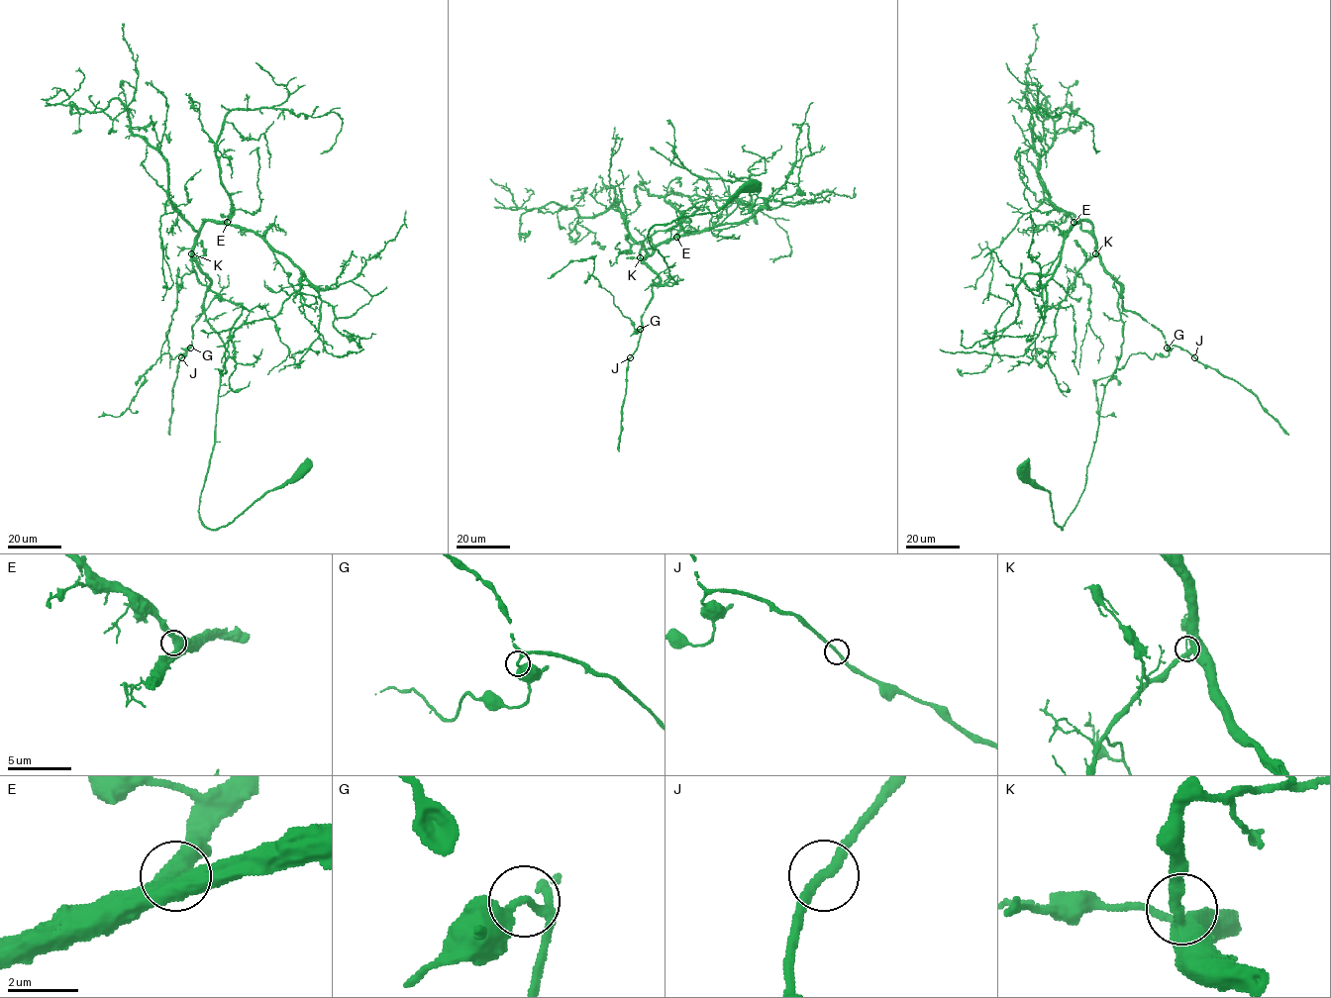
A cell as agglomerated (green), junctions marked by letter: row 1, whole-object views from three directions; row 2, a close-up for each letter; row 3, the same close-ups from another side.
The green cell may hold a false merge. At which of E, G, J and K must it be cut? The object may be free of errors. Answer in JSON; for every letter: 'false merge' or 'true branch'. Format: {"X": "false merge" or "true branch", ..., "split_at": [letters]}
{"E": "true branch", "G": "true branch", "J": "true branch", "K": "true branch", "split_at": []}

